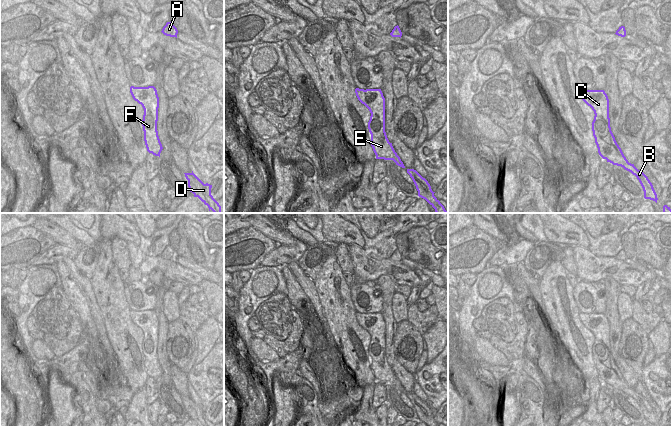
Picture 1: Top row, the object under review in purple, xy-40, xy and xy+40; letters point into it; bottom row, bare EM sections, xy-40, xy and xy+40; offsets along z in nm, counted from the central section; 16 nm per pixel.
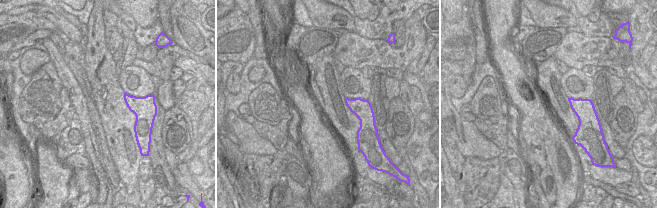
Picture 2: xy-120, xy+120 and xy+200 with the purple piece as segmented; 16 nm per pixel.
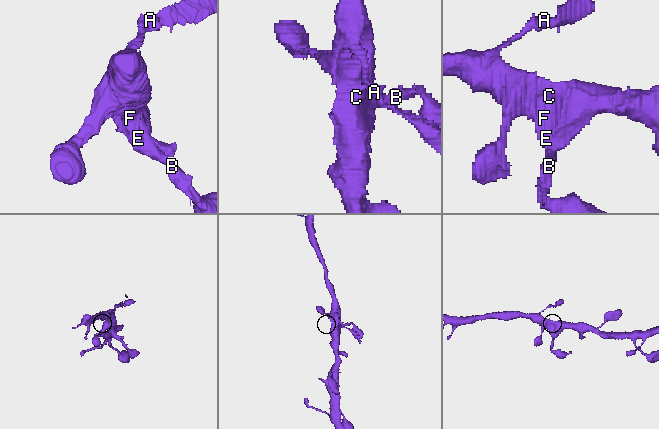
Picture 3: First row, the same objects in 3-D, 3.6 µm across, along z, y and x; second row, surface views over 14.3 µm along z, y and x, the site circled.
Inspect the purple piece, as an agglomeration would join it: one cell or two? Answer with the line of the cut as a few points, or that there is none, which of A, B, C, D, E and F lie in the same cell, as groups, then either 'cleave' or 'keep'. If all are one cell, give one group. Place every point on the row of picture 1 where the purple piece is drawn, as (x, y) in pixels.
no cut | A B C D E F | keep

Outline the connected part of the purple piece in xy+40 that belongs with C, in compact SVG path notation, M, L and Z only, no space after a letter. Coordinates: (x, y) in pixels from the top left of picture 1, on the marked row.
M579 89L581 99L594 111L592 131L599 155L613 165L621 166L639 180L644 198L657 203L657 194L648 177L634 164L628 162L611 131L609 118L609 99L604 90Z

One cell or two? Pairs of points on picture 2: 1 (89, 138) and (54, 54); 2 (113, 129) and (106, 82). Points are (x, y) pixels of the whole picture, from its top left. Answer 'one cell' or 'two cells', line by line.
1: one cell
2: one cell

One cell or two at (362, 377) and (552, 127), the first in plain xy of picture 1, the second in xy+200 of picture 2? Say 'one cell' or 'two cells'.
two cells

